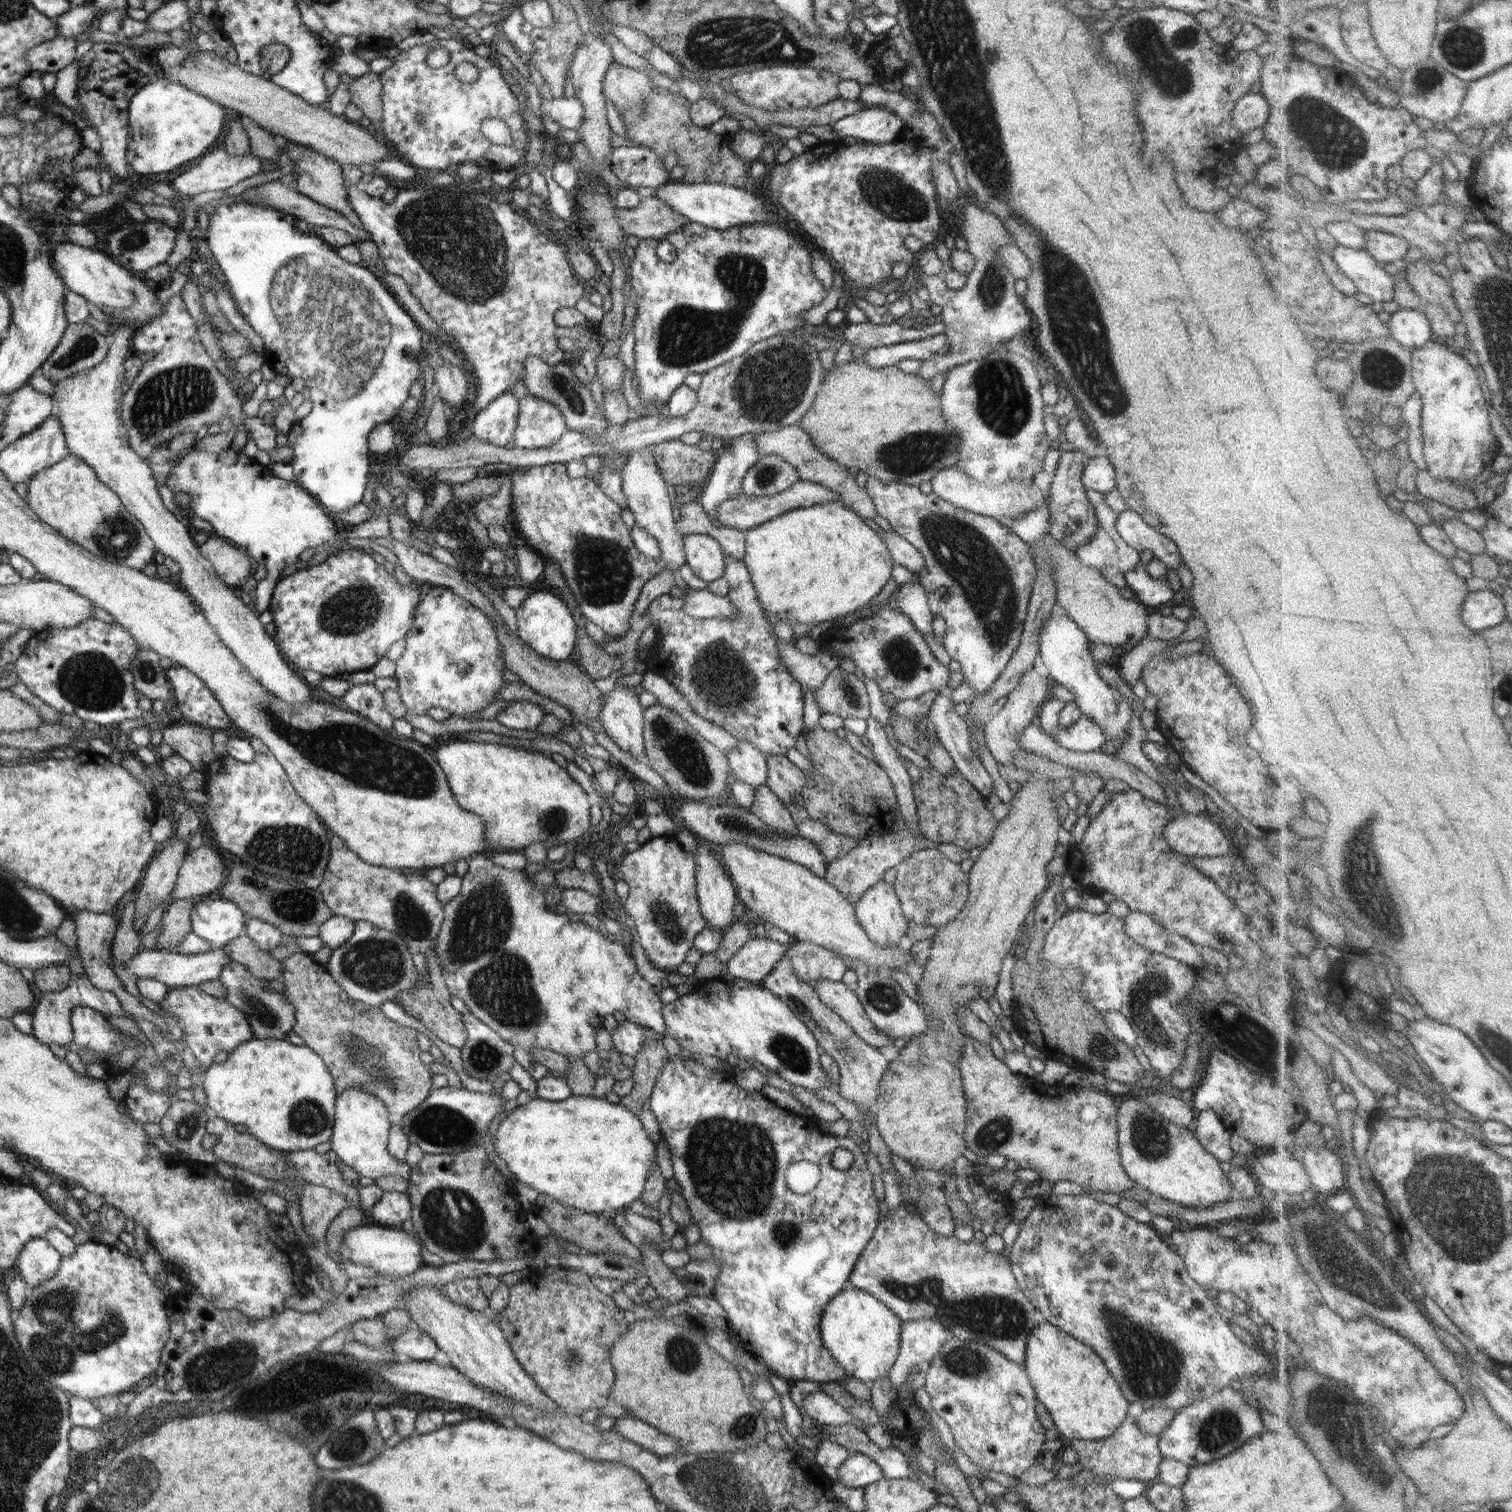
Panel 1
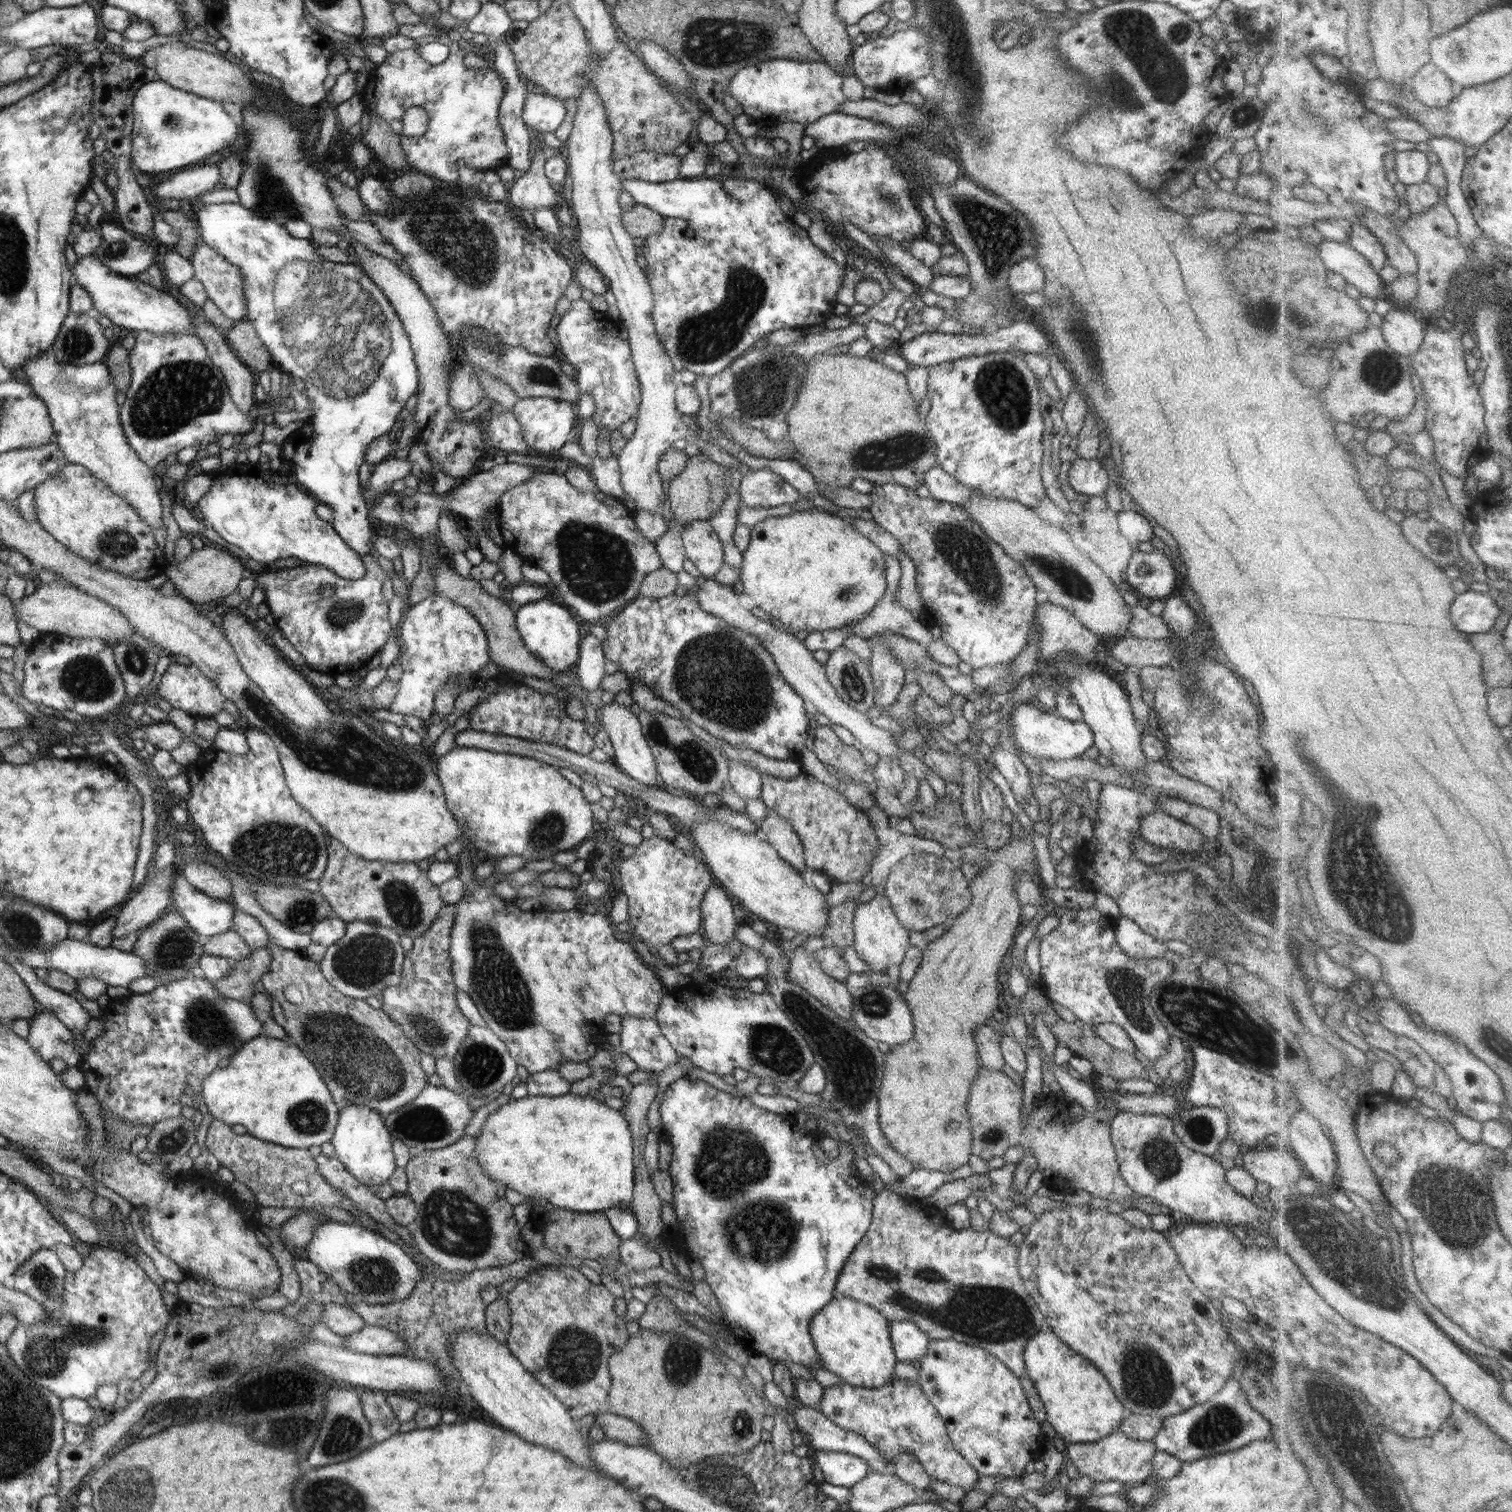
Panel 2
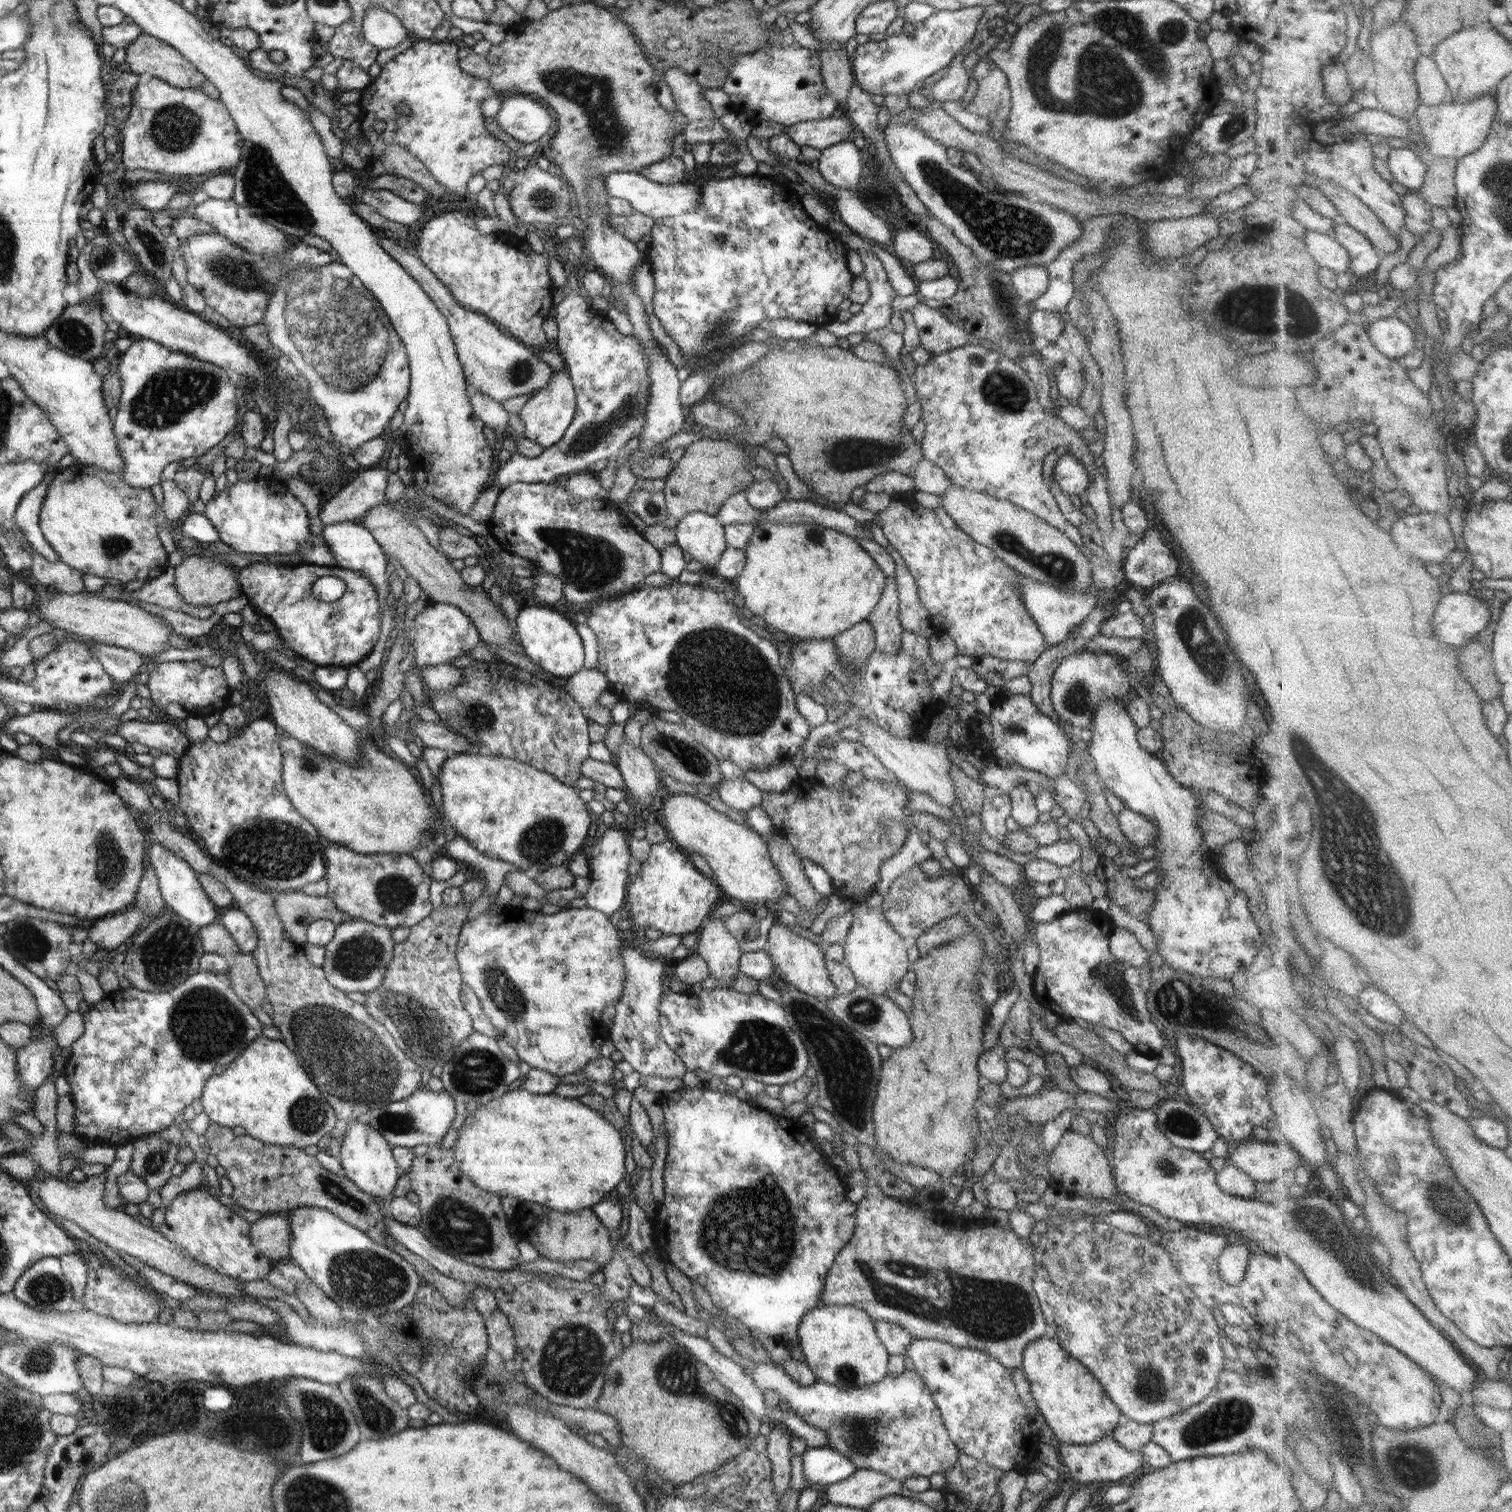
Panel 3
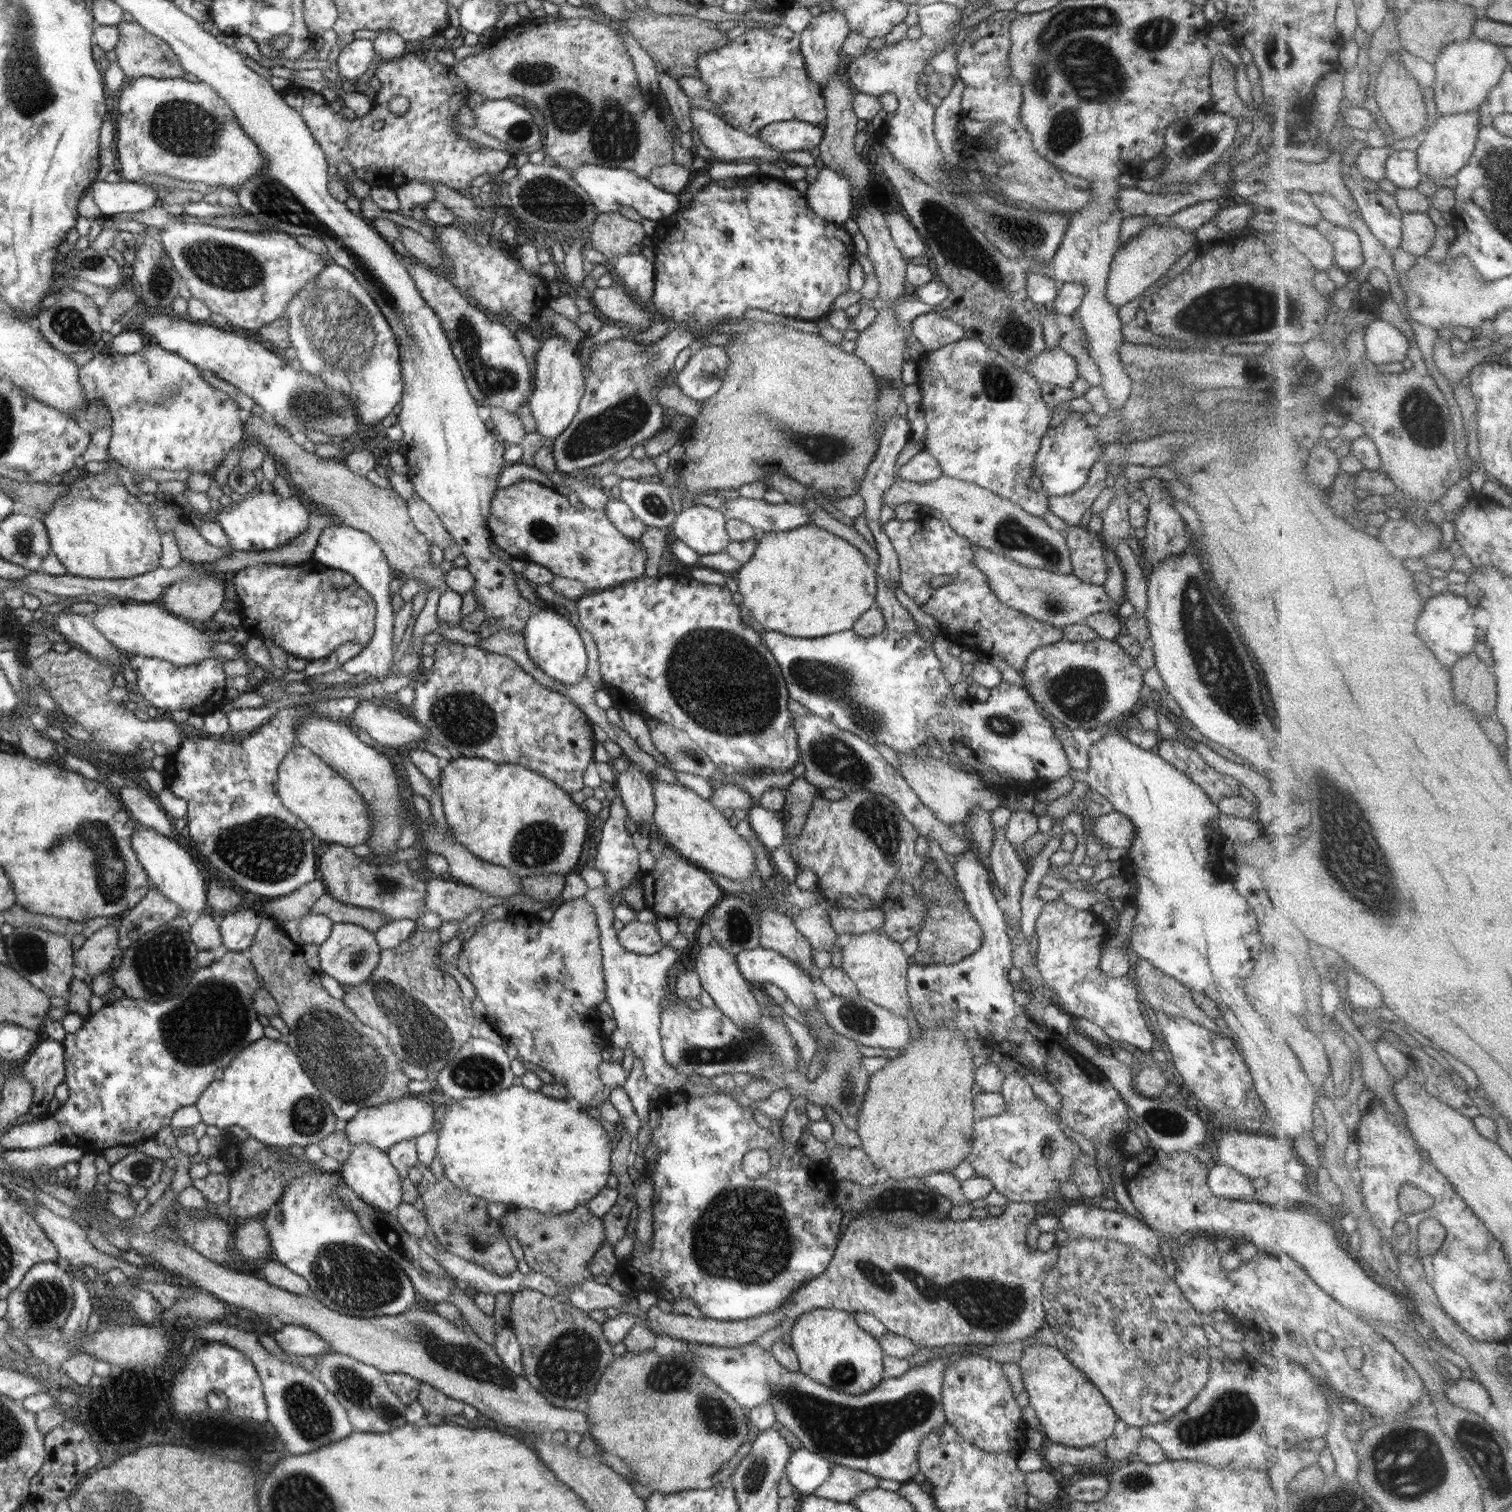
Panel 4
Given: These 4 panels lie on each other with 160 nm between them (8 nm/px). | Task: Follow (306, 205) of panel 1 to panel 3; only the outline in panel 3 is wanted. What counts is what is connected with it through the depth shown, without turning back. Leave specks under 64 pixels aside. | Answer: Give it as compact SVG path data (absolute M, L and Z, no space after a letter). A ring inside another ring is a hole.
M382 238L380 242L421 283L422 290L429 294L429 297L436 303L438 310L448 319L449 331L453 335L453 341L456 343L457 355L463 366L465 380L475 390L498 402L504 402L504 400L509 398L528 394L532 390L539 391L543 386L547 385L553 374L553 368L546 362L541 361L532 348L508 334L486 315L466 310L466 307L463 307L455 299L454 294L434 274L434 271L430 270L422 262L422 259L406 246L388 240L388 238Z

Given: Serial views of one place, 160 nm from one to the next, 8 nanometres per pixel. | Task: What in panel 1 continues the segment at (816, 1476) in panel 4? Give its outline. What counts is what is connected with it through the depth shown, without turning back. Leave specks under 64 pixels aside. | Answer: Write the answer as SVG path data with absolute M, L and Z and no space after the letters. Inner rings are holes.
M854 1453L838 1470L837 1480L848 1488L863 1488L880 1480L884 1473L880 1466L868 1456Z

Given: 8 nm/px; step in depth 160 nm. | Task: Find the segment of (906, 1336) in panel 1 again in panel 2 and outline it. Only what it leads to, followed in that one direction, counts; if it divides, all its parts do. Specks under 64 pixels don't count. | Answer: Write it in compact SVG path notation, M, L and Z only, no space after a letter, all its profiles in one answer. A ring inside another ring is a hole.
M890 1321L889 1335L898 1361L920 1360L926 1354L931 1337L922 1332L912 1321Z

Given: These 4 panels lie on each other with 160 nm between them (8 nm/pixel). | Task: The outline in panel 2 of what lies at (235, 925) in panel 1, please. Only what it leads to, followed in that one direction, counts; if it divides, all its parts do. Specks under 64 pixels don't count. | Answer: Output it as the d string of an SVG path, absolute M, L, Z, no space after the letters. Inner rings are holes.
M179 871L172 877L174 910L183 916L194 932L210 938L233 930L234 914L237 913L233 903L210 898Z

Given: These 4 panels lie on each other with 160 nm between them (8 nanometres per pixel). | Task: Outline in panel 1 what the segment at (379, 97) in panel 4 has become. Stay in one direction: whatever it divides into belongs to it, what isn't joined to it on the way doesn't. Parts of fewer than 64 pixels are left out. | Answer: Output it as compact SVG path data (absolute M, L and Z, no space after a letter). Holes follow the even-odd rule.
M444 39L444 40L434 40L434 42L428 42L422 45L414 45L414 47L410 48L409 50L400 51L400 54L391 58L393 61L392 66L390 68L384 70L382 73L379 74L379 79L382 86L382 112L383 112L383 121L382 121L382 133L383 136L386 137L386 140L390 142L390 144L397 150L397 154L401 156L401 159L405 162L408 162L413 167L419 169L420 171L445 171L448 168L451 168L453 165L462 164L462 162L476 162L478 166L482 168L484 172L491 171L491 172L498 172L502 170L511 170L518 167L518 164L524 160L524 156L528 151L529 145L529 137L526 133L526 125L525 120L522 119L522 110L524 103L522 102L522 96L520 92L513 86L510 82L508 75L505 71L500 67L498 62L494 61L493 58L482 57L480 55L476 55L474 52L474 48L470 46L466 46L463 43L456 42L456 40ZM436 47L444 47L449 50L450 53L450 60L448 64L441 66L440 68L433 68L427 66L426 62L426 55L429 50L432 50ZM460 62L471 62L476 68L479 70L478 80L473 83L465 83L461 80L456 78L456 74L454 74L454 68L460 64ZM488 118L498 118L503 120L506 123L506 126L510 128L510 134L513 138L513 143L510 146L500 146L499 144L494 144L489 138L484 136L484 133L481 131L481 124L484 119Z

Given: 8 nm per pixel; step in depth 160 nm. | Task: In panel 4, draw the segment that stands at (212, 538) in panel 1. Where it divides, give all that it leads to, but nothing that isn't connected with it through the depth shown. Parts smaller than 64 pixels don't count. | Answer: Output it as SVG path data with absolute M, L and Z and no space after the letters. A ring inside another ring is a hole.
M218 577L178 581L168 587L162 596L162 606L170 614L201 625L212 618L225 602L224 584Z

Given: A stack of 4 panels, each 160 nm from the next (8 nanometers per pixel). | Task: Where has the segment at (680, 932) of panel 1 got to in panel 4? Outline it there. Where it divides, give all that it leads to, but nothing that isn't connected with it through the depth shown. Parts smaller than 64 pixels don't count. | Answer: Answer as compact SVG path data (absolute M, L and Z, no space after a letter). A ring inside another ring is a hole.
M666 846L662 857L657 859L656 866L652 870L642 872L645 907L656 914L657 918L663 916L679 920L685 916L701 920L704 914L716 906L720 896L726 894L710 876L709 871L689 863L674 849Z

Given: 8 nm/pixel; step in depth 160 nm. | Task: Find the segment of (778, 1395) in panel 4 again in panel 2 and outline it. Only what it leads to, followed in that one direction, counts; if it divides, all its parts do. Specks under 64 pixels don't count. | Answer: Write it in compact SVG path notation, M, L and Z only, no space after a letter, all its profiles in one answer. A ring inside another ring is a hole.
M893 1376L884 1386L878 1388L866 1389L846 1383L826 1387L820 1400L819 1412L834 1425L844 1431L856 1433L877 1448L878 1453L892 1468L898 1455L910 1453L932 1478L960 1486L967 1492L973 1489L980 1478L976 1470L955 1449L943 1419L922 1391L920 1383Z

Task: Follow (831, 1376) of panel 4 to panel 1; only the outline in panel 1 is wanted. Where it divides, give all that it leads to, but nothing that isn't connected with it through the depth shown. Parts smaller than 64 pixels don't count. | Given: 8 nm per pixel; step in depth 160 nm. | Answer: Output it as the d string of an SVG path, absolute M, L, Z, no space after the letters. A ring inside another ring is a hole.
M851 1285L842 1289L823 1310L819 1331L823 1345L830 1351L834 1360L845 1370L848 1377L854 1376L866 1384L889 1374L899 1353L899 1336L902 1321L898 1316L871 1294Z

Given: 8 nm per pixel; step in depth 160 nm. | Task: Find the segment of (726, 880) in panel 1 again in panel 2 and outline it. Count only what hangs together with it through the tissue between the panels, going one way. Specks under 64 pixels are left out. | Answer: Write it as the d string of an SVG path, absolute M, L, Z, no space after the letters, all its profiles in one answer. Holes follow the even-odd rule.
M712 885L706 891L701 904L701 933L712 945L726 947L734 941L738 921L734 918L733 897L720 885Z

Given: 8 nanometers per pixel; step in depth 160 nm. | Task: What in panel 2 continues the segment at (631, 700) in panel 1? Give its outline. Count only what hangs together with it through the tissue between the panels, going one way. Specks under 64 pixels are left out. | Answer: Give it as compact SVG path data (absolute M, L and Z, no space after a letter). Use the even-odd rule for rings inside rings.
M614 702L599 708L598 713L599 720L609 734L609 739L615 750L611 761L635 781L649 787L654 787L655 784L660 782L659 774L654 755L641 731L638 716L634 715L630 708Z

